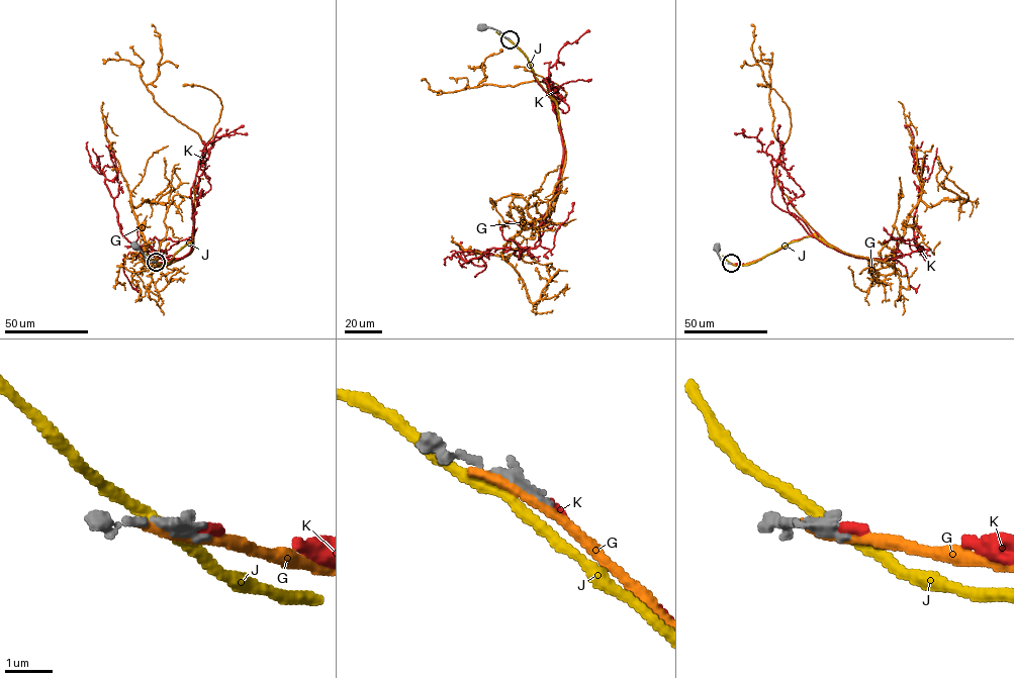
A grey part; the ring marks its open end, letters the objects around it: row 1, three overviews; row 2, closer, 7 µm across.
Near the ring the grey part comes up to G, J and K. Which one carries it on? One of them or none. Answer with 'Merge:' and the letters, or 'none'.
Merge: K

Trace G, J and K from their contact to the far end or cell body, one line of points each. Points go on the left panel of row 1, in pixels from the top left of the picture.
G: (155, 262), (168, 262), (192, 233), (192, 251), (204, 144), (147, 86), (162, 56), (152, 24)
J: (155, 262), (168, 264), (192, 240), (193, 234), (193, 248)
K: (155, 262), (168, 262), (193, 235), (185, 256), (163, 260), (121, 231), (105, 182), (117, 171), (106, 125)

